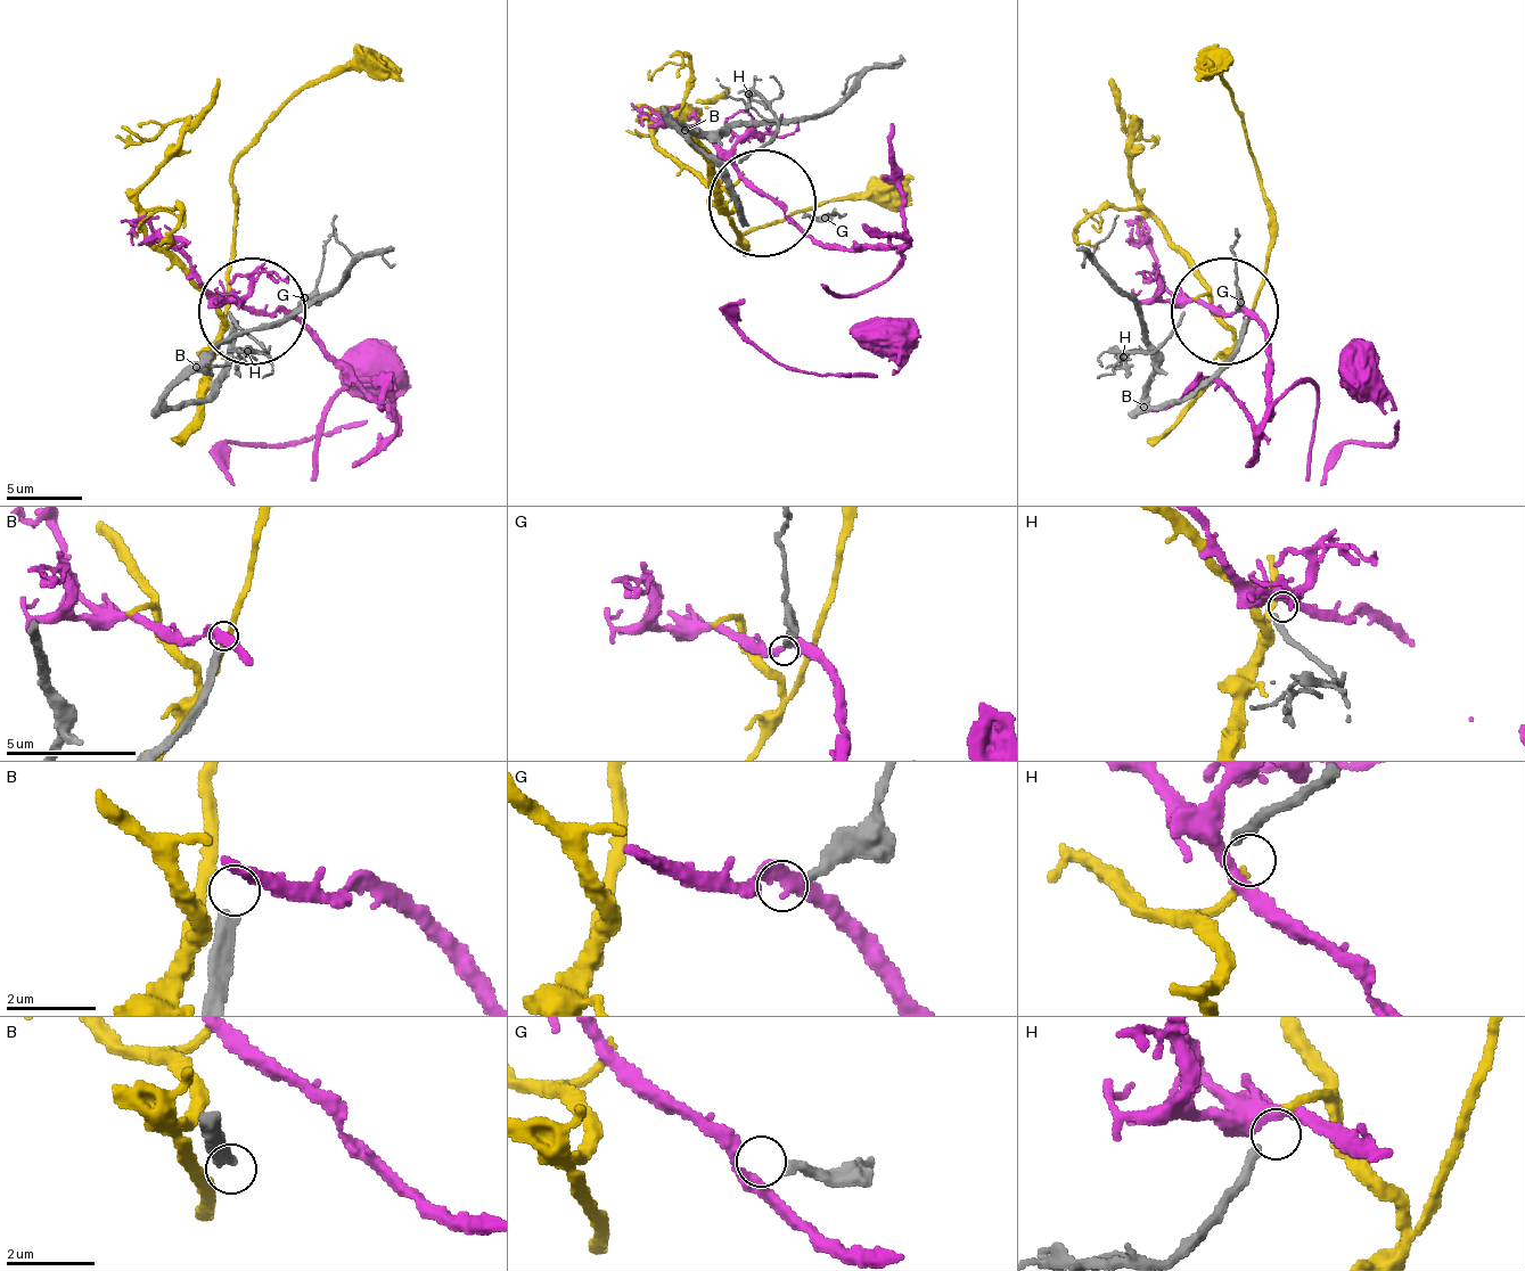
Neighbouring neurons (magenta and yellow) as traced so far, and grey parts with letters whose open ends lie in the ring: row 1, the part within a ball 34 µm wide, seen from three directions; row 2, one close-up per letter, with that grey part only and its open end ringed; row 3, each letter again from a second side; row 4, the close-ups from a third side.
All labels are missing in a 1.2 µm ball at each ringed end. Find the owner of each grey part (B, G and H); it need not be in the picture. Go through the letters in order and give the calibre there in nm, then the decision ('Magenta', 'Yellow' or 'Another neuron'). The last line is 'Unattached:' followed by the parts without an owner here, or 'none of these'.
B: Thickness 340 nm. Another neuron
G: Thickness 240 nm. Magenta
H: Thickness 220 nm. Yellow
Unattached: B

